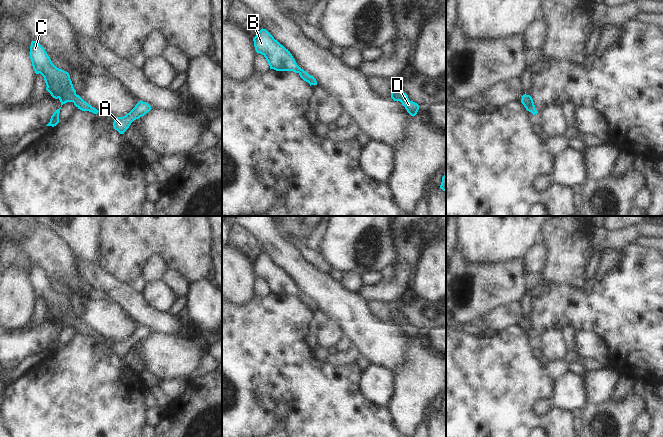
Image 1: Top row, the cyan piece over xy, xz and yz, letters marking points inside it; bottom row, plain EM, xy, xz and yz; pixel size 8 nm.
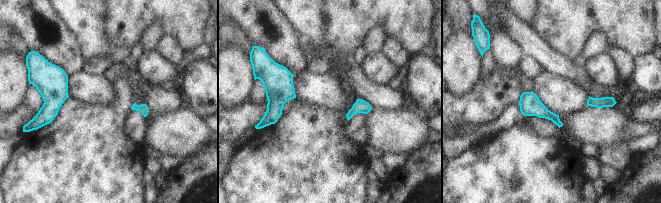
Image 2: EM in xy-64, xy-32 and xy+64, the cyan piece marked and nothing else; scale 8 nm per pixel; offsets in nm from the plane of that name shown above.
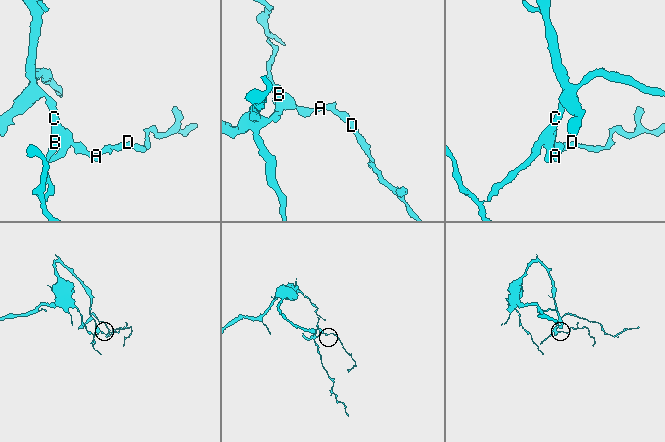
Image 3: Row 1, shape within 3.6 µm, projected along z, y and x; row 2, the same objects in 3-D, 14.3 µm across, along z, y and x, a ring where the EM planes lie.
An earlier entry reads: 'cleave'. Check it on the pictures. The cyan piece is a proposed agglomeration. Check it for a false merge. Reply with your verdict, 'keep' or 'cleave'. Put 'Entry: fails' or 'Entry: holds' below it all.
keep
Entry: fails

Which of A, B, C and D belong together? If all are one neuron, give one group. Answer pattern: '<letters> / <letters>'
A B C D

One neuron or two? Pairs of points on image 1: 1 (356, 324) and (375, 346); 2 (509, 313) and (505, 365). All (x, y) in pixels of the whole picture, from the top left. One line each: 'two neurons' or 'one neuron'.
1: one neuron
2: two neurons

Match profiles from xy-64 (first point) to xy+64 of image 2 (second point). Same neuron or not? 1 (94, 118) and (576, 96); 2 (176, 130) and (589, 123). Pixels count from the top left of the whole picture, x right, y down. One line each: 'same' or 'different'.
1: different
2: same

